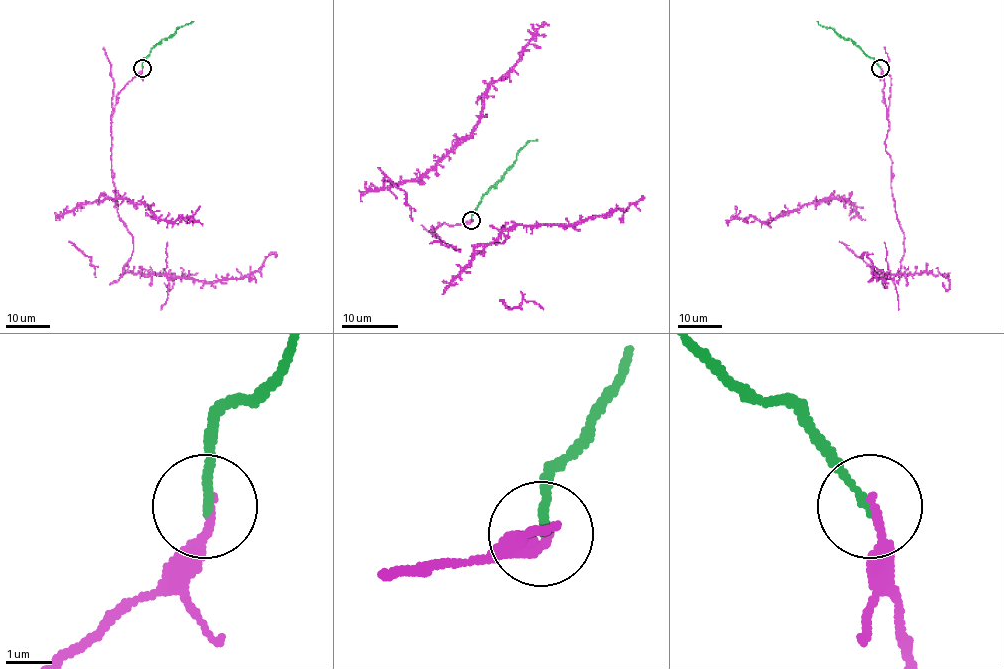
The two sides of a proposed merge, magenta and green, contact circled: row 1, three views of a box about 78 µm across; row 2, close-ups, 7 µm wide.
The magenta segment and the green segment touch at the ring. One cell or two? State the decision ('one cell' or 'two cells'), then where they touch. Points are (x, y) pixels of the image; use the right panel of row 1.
one cell; place (880, 68)

